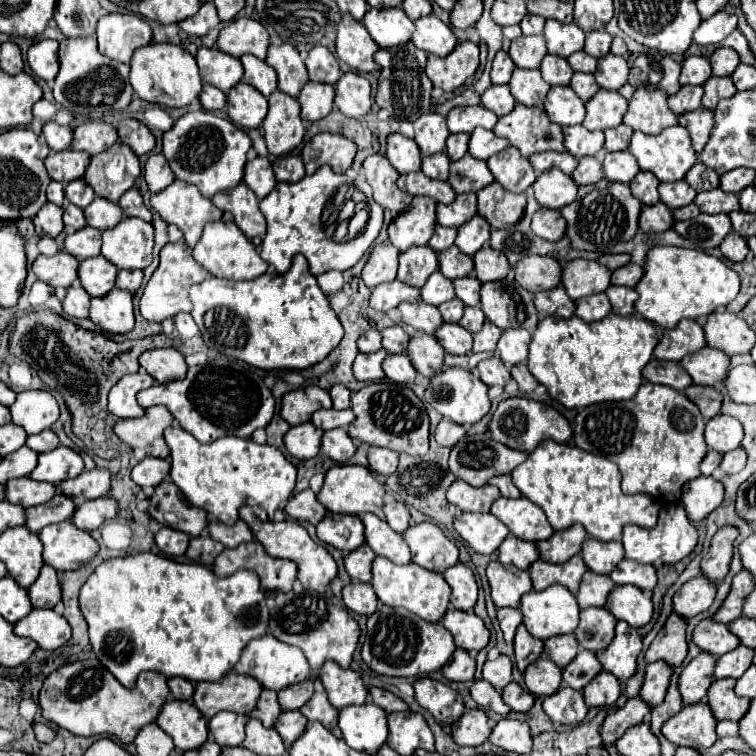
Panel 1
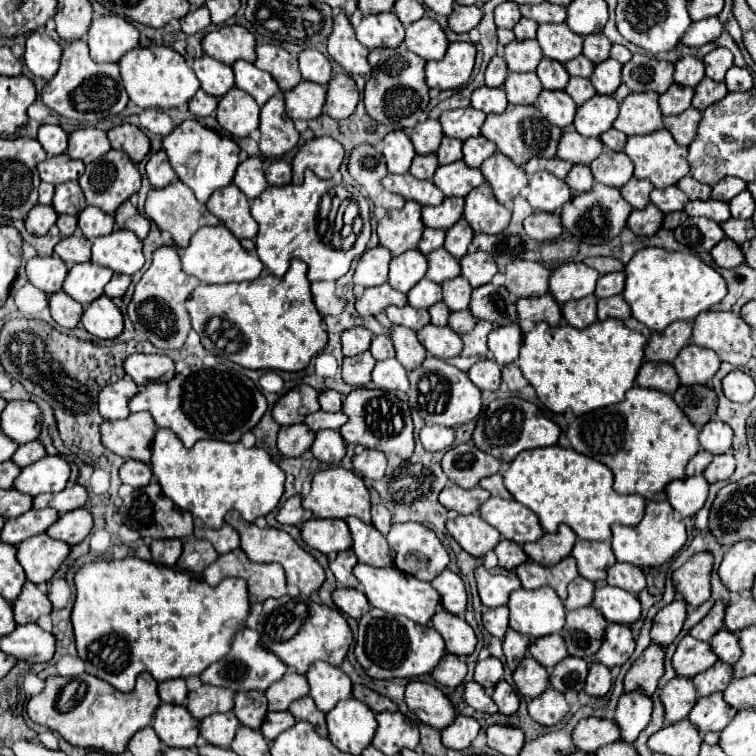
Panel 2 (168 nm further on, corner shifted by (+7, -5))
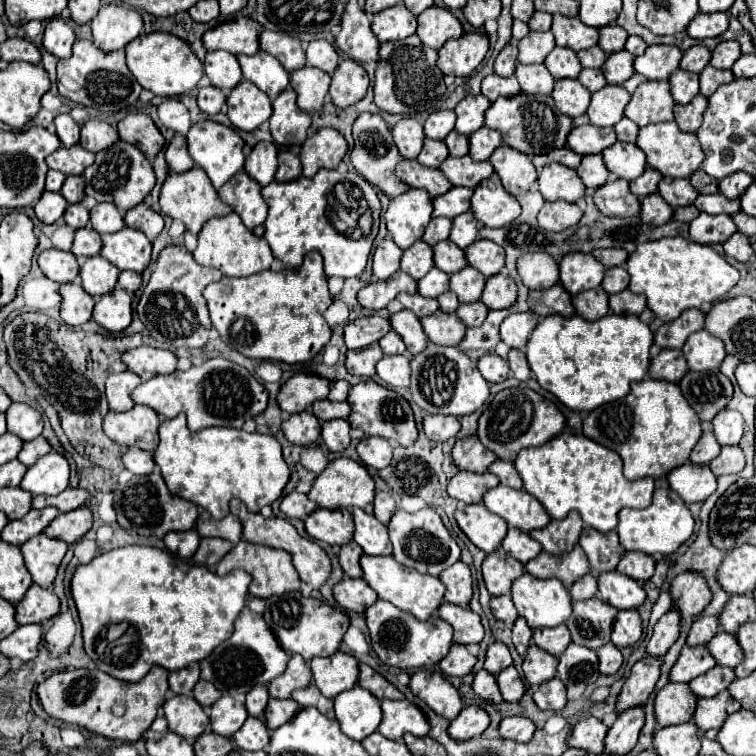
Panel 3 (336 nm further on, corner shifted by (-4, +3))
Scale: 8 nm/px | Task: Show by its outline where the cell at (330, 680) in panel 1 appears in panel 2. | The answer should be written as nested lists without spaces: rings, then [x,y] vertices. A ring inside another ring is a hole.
[[[315,661],[305,677],[311,687],[309,695],[325,713],[331,711],[339,701],[351,697],[351,679],[339,667],[327,665],[325,661]]]

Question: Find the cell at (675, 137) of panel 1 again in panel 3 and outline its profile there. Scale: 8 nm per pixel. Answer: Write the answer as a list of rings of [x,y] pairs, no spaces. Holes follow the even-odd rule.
[[[674,121],[646,125],[638,133],[636,145],[646,153],[646,161],[652,169],[660,171],[664,177],[690,177],[702,163],[704,153],[700,141],[694,133],[684,133]]]

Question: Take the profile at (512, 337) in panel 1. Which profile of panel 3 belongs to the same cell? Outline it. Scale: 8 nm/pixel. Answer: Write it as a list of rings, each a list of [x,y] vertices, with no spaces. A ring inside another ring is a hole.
[[[526,311],[526,313],[512,313],[502,321],[500,337],[512,349],[524,349],[528,343],[530,333],[540,323],[540,315]]]

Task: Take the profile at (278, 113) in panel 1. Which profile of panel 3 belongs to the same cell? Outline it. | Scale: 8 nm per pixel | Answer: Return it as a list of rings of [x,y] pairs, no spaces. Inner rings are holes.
[[[284,89],[272,103],[274,113],[270,117],[270,133],[282,147],[302,145],[310,127],[310,115],[298,109],[294,89]]]

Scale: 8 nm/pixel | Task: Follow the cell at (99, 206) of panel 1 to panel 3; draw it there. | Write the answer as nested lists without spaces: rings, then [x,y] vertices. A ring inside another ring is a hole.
[[[98,203],[90,211],[90,225],[98,233],[116,233],[118,229],[124,227],[124,219],[122,219],[120,211],[116,209],[116,205],[112,205],[112,203]]]

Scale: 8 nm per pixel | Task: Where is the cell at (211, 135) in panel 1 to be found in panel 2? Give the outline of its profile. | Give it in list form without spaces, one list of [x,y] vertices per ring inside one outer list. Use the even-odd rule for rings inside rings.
[[[183,121],[163,139],[163,149],[171,161],[173,171],[177,177],[193,189],[199,203],[207,203],[209,195],[221,187],[227,187],[233,181],[235,169],[239,165],[239,147],[237,143],[227,137],[219,135],[213,129],[203,127],[199,121]]]

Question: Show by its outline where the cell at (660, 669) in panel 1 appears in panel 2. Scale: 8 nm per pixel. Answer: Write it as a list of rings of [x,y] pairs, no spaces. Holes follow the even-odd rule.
[[[623,693],[619,697],[613,723],[621,731],[621,741],[633,743],[651,719],[651,699],[641,693]]]

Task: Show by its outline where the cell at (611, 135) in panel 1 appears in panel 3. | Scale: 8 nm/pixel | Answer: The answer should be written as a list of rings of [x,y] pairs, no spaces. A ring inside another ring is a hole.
[[[622,117],[616,125],[616,135],[620,141],[626,141],[626,143],[636,143],[636,137],[638,137],[638,125],[632,123],[628,117]]]

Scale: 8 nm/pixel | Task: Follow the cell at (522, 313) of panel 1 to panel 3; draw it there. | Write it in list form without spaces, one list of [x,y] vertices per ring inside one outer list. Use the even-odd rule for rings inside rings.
[[[494,275],[486,281],[484,293],[482,293],[482,303],[488,309],[508,309],[516,303],[516,283],[508,275]]]

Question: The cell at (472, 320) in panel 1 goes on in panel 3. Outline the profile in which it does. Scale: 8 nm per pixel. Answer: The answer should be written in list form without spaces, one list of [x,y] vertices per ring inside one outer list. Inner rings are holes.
[[[476,301],[476,303],[468,303],[468,305],[460,305],[456,309],[456,315],[464,321],[466,327],[478,327],[484,323],[484,319],[488,315],[488,307],[482,301]]]

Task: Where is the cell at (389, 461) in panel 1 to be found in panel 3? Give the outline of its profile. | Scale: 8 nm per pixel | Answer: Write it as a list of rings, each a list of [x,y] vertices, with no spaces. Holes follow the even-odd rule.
[[[382,437],[362,439],[356,451],[358,451],[358,455],[366,467],[374,467],[378,471],[388,467],[390,459],[392,459],[392,445],[388,441],[384,441]]]

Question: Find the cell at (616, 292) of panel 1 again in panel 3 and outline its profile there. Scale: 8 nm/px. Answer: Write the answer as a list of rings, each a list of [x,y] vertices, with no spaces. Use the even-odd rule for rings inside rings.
[[[628,289],[610,295],[610,309],[614,313],[632,313],[632,315],[640,315],[646,307],[646,297],[644,295],[636,295]]]

